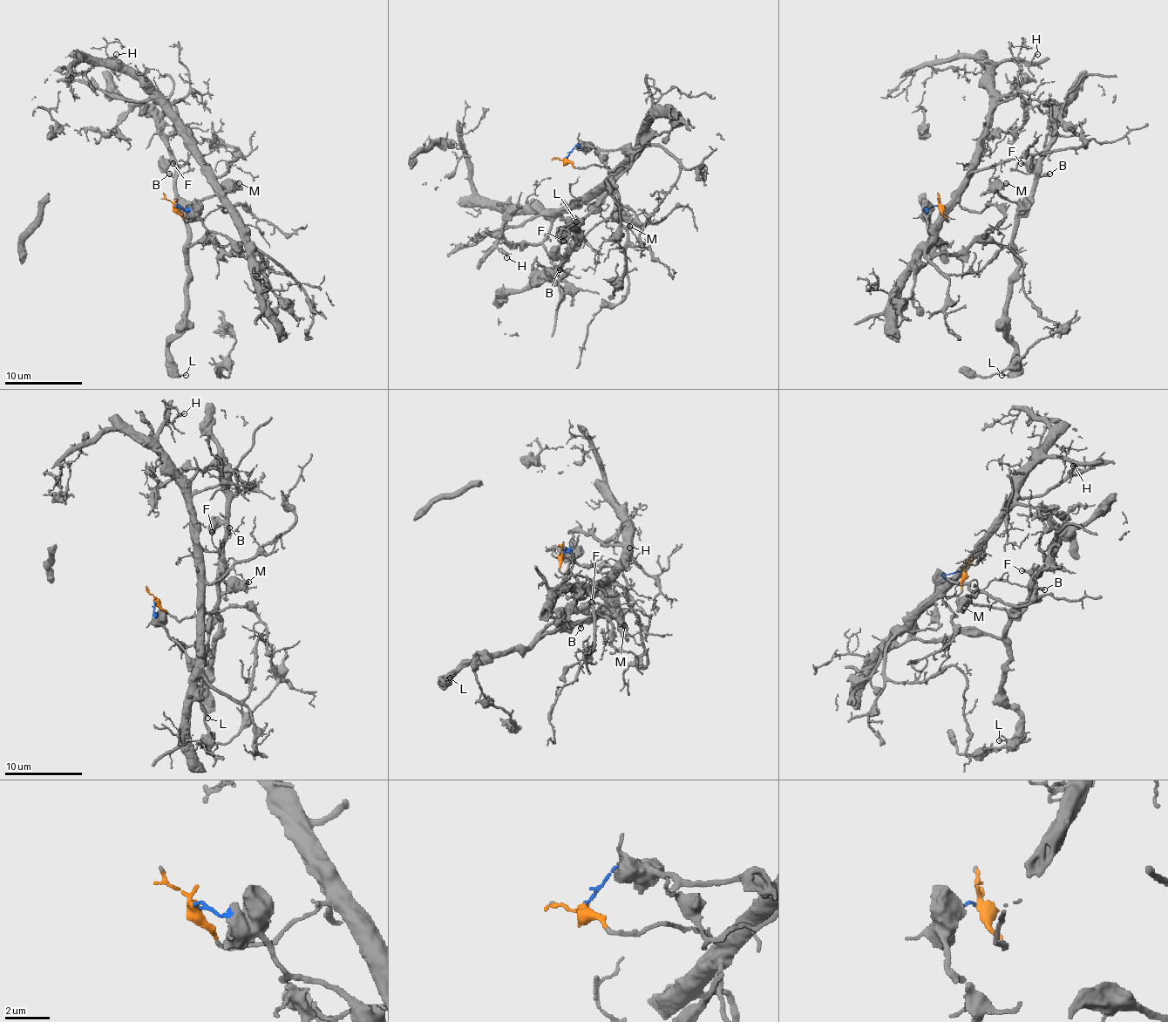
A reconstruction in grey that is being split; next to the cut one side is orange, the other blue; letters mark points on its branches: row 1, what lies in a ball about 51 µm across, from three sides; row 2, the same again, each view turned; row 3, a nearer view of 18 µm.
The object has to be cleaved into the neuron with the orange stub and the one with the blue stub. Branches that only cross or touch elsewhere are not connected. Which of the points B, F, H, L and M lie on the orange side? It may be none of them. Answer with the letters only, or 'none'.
H

